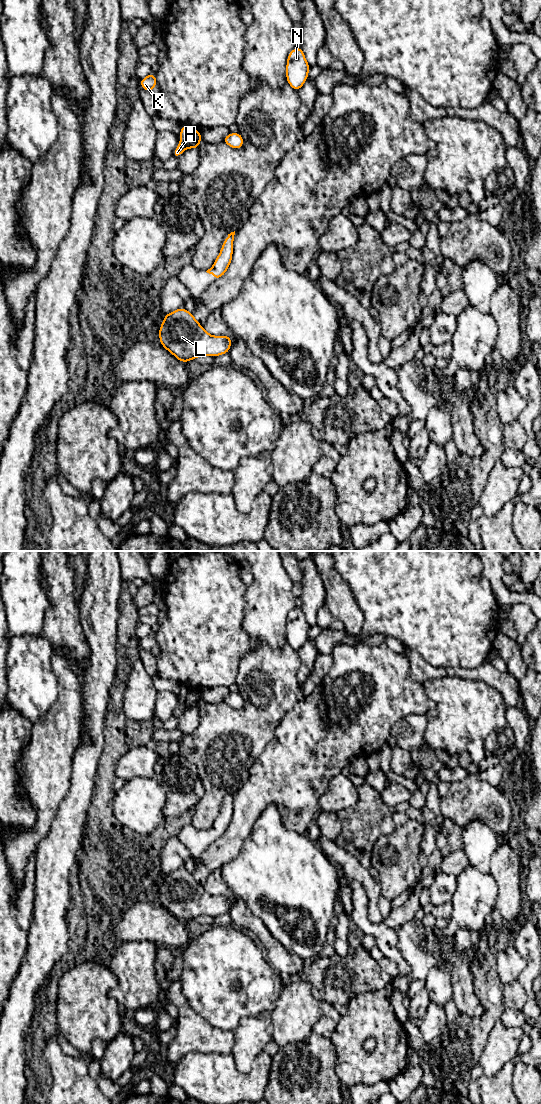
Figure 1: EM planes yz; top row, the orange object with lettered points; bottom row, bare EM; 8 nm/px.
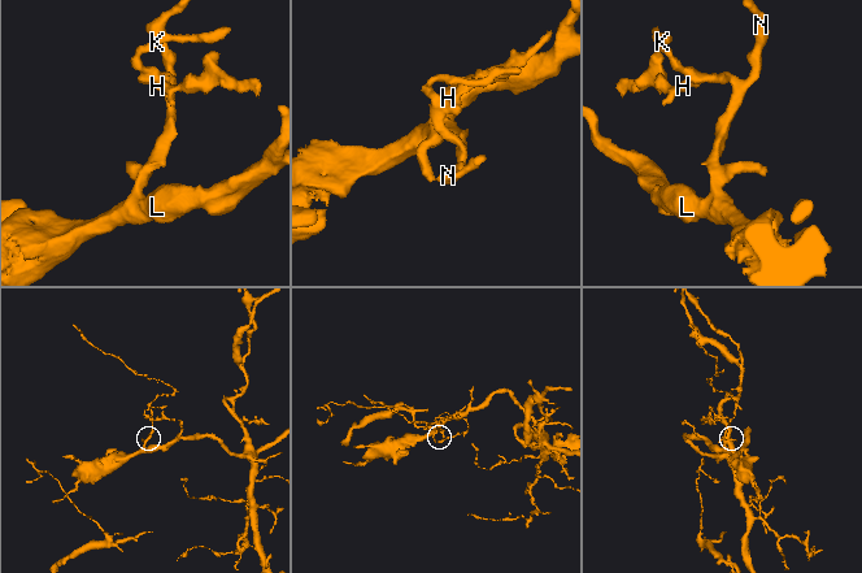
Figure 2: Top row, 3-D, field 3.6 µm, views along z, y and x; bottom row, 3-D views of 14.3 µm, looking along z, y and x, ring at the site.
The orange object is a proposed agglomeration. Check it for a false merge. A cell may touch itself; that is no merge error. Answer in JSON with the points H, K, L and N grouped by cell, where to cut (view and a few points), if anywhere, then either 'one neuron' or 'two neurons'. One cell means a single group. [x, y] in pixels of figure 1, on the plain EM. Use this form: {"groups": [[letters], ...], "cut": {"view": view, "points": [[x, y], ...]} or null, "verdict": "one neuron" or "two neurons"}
{"groups": [["H"], ["K", "L", "N"]], "cut": {"view": "yz", "points": [[181, 700], [187, 705], [198, 703]]}, "verdict": "two neurons"}

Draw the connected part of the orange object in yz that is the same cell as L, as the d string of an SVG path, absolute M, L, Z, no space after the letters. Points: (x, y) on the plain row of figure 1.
M184 867L164 876L159 899L161 906L184 923L201 915L229 913L232 904L230 896L211 896Z

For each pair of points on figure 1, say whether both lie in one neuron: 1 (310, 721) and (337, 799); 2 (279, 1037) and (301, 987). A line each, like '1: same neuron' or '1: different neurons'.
1: different neurons
2: same neuron

